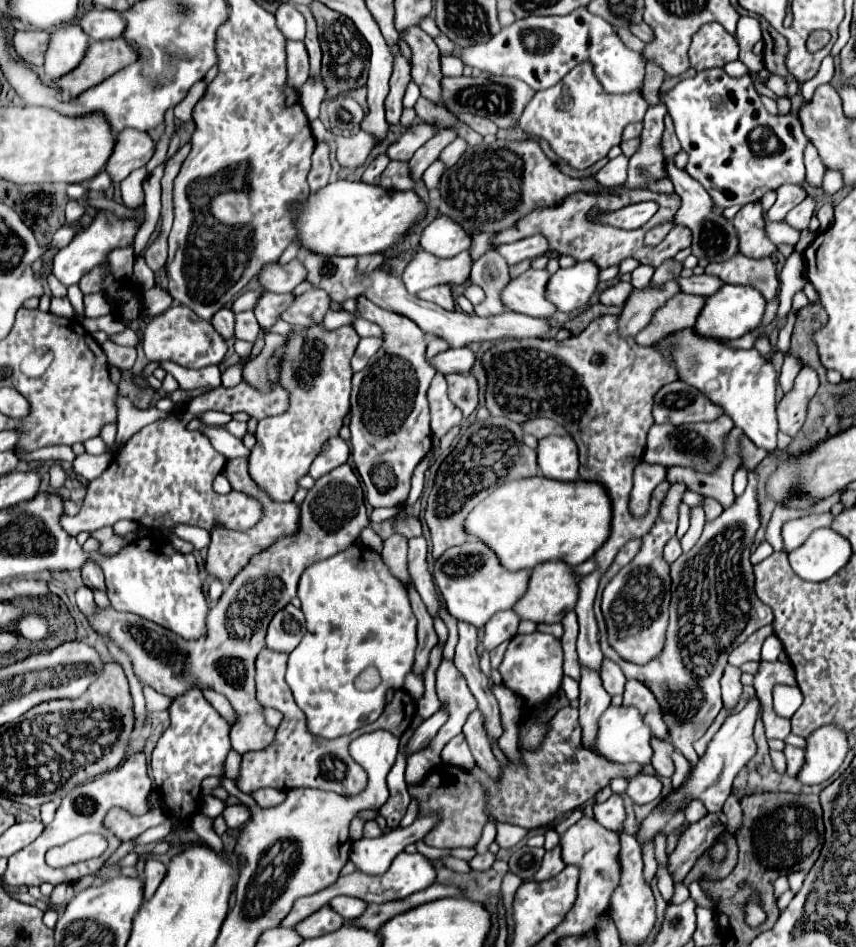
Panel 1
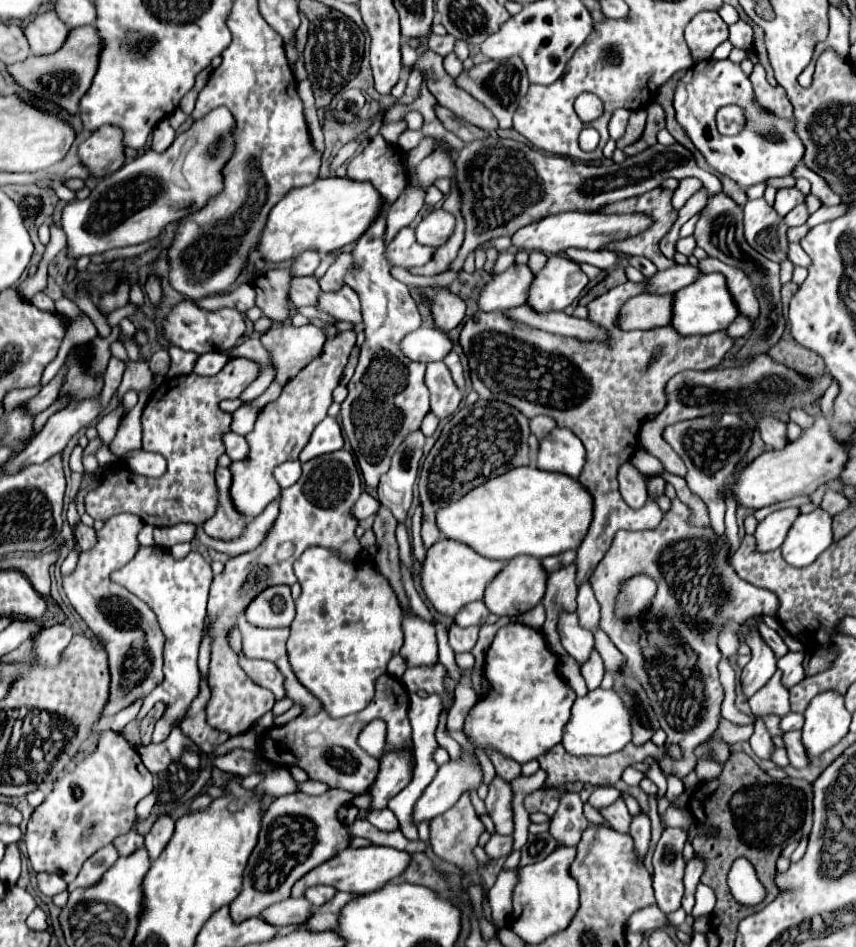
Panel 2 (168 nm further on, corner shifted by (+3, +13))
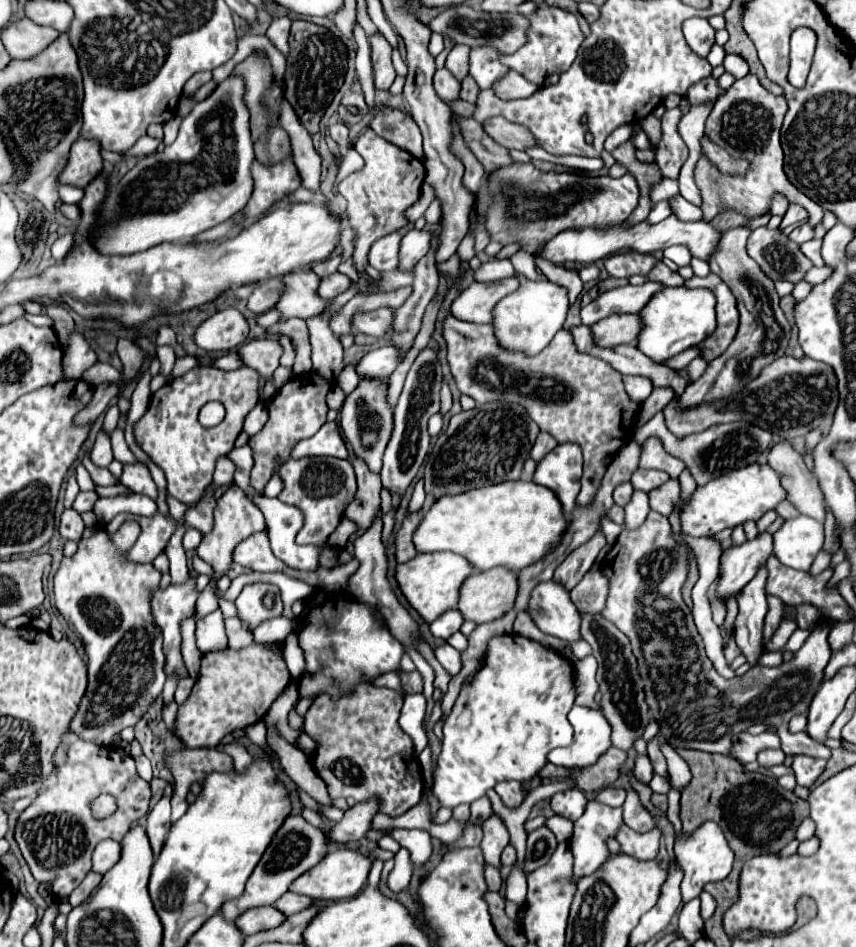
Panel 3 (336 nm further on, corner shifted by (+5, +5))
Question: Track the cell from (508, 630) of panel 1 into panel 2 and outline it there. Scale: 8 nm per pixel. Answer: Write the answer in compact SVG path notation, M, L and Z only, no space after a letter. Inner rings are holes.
M478 600L478 602L470 602L468 606L464 606L456 616L454 616L454 620L456 620L456 624L458 626L484 626L486 624L486 618L488 618L490 614L488 614L488 606L484 606L484 602L482 600Z

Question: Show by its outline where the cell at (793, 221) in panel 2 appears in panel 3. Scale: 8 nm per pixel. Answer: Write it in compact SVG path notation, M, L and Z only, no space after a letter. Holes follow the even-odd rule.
M800 224L800 226L796 226L796 228L788 234L788 238L790 238L792 242L796 242L796 244L806 242L810 236L814 236L814 230L812 230L808 224Z

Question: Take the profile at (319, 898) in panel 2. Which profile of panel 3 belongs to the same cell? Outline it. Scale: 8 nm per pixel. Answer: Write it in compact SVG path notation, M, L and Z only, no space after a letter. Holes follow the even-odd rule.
M286 892L282 894L282 898L278 898L278 902L274 902L274 906L284 914L284 916L290 916L290 914L296 914L304 908L308 908L312 904L312 900L308 896L300 896L300 894L294 894L294 892Z

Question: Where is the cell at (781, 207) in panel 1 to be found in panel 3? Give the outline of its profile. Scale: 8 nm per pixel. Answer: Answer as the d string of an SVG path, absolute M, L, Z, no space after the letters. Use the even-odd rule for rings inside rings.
M790 204L788 210L786 210L786 214L784 214L784 218L782 218L780 228L786 228L790 224L798 224L800 220L806 220L806 218L808 218L808 214L806 214L804 208L800 208L798 204Z

